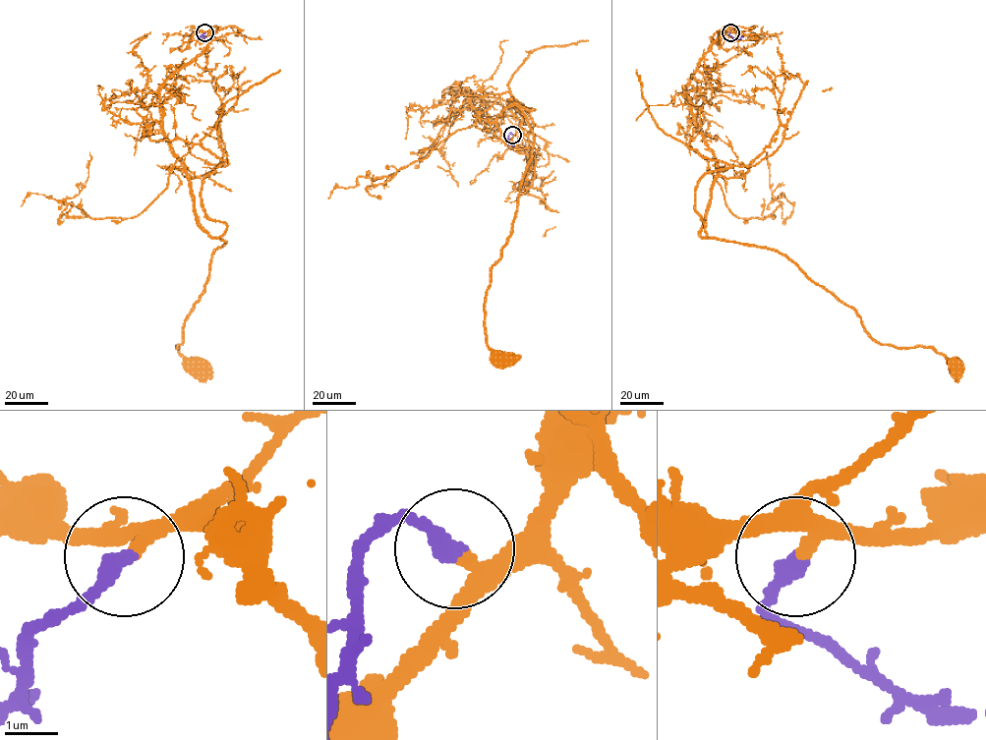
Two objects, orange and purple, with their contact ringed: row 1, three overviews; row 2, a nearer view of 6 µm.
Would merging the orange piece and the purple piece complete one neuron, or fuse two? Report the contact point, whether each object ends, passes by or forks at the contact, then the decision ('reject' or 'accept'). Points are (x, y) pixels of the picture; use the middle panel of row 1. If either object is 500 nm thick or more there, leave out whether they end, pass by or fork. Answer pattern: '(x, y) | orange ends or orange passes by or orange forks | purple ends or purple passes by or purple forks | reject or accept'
(512, 135) | orange passes by | purple ends | accept

